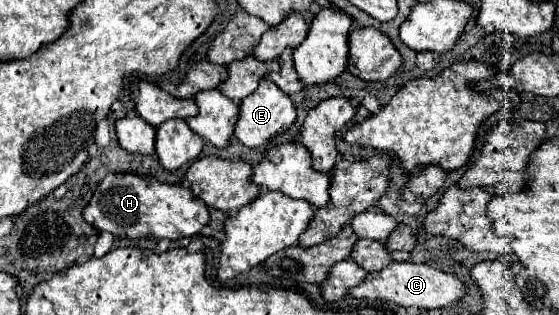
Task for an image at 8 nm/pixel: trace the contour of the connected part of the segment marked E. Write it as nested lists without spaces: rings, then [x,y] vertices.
[[[260,79],[258,89],[252,95],[244,97],[238,109],[240,109],[240,115],[234,127],[234,137],[246,147],[264,145],[268,139],[272,139],[278,133],[284,133],[296,121],[296,107],[292,99],[286,93],[282,93],[270,79]]]

